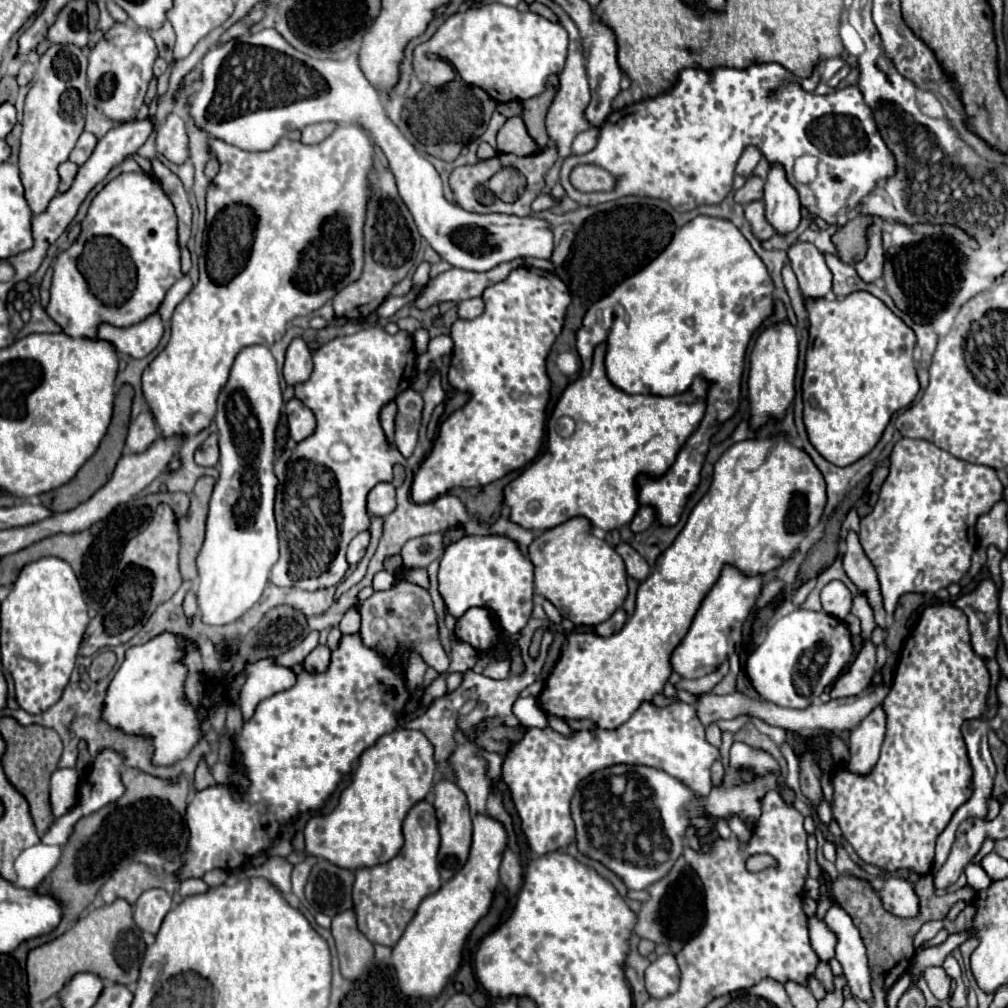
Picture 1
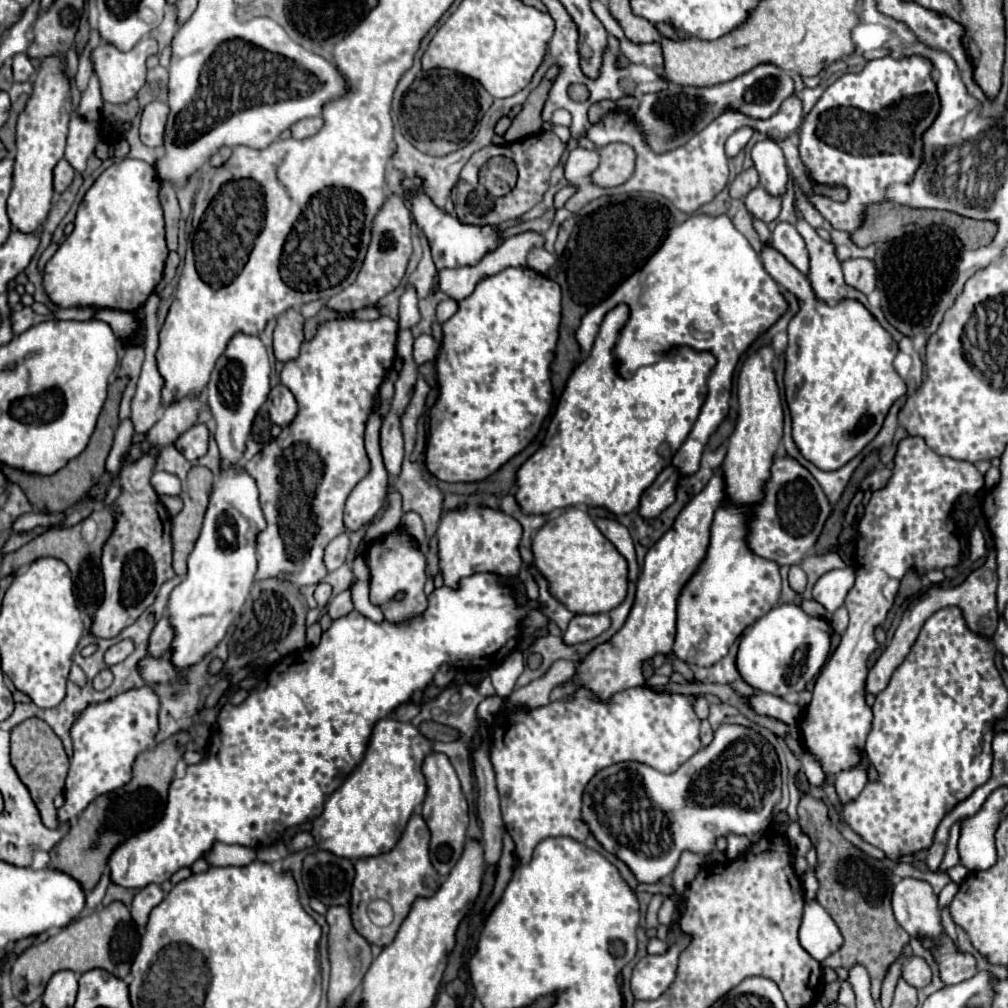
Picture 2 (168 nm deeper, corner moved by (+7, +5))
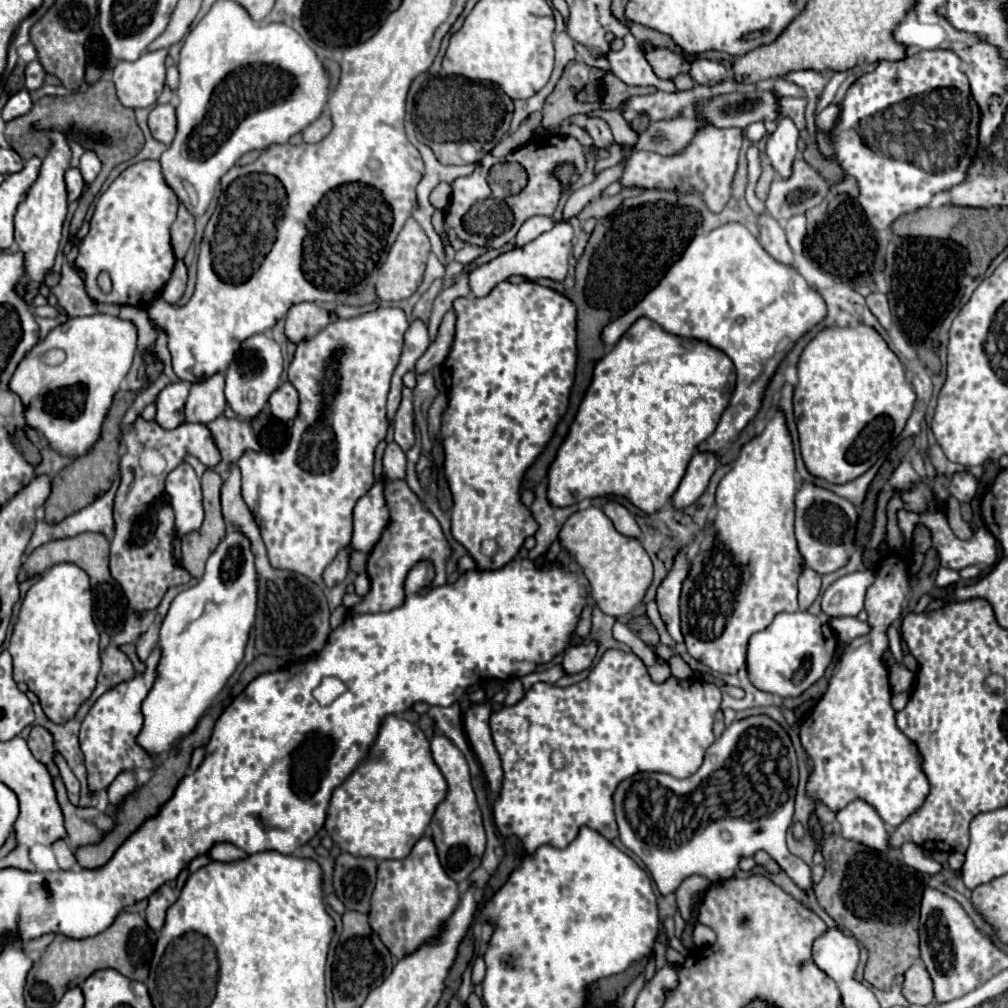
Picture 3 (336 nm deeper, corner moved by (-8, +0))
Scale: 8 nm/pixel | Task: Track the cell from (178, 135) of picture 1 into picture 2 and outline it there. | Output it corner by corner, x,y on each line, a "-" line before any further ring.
153,101
143,109
143,115
141,115
141,141
147,147
161,147
163,145
167,115
169,115
169,105
161,103
161,101

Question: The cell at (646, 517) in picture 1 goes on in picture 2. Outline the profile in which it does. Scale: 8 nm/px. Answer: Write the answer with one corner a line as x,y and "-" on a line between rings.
665,467
655,483
641,495
639,513
641,517
657,517
665,507
675,501
675,487
679,481
679,473
675,467

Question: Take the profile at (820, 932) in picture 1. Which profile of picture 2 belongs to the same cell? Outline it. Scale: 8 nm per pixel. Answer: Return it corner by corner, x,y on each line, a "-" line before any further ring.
809,901
805,905
799,941
801,947
817,961
823,961
827,955
831,955
843,945
839,927
817,901

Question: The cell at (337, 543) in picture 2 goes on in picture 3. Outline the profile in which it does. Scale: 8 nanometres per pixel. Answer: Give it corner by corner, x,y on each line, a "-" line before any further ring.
350,548
340,550
340,554
336,556
336,560
324,570
322,580
324,580
326,588
332,588
332,586
340,584
346,578
346,574
348,574
348,556
350,556

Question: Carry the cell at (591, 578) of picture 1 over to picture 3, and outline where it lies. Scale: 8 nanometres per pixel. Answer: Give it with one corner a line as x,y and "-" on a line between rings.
590,506
586,510
574,512
560,530
560,542
584,568
584,574
592,586
592,596
602,612
610,616
626,616
644,600
654,576
652,560
648,558
642,542
638,538
620,534
600,508

